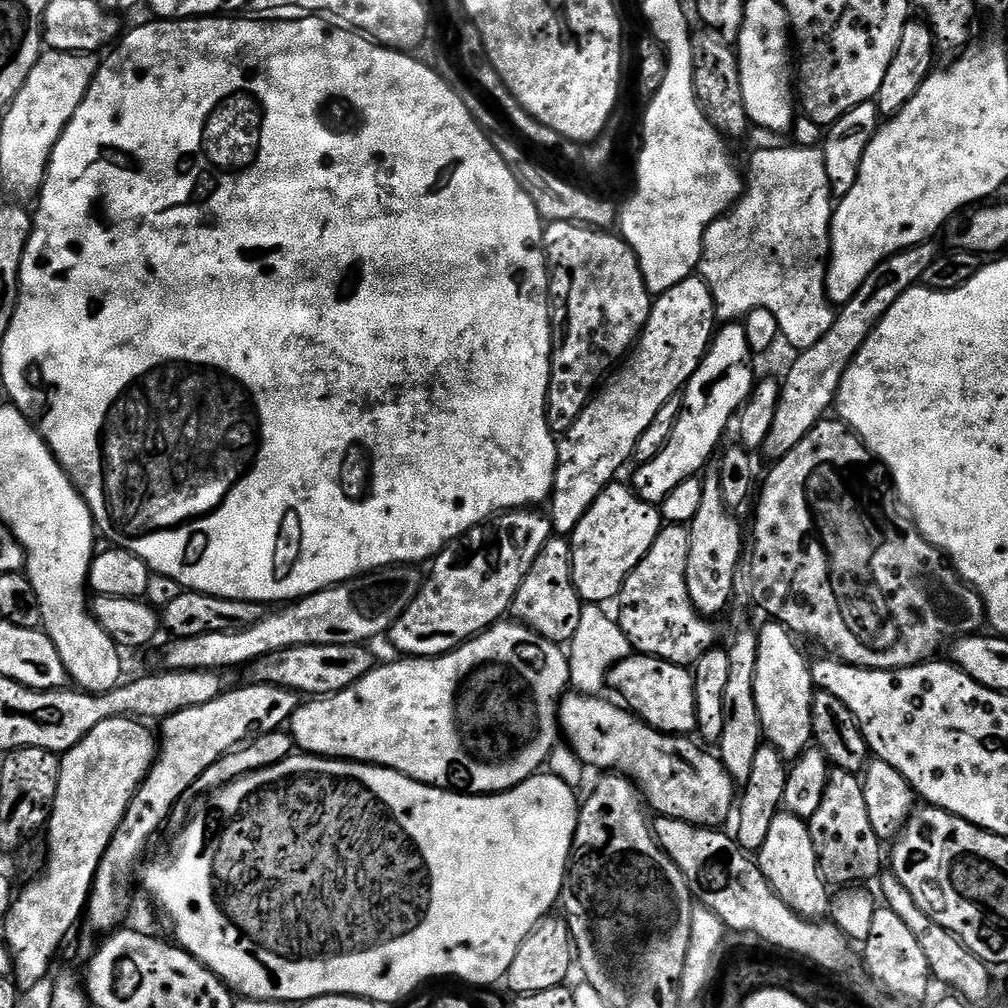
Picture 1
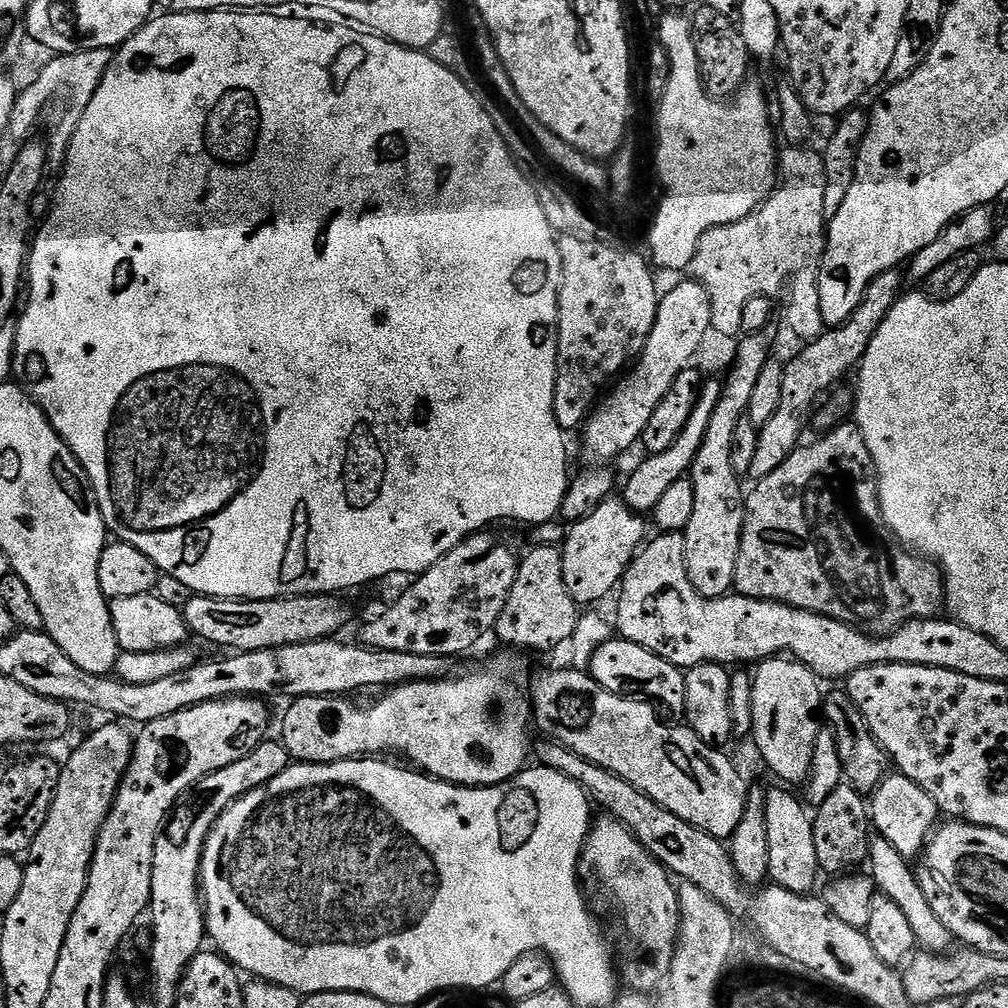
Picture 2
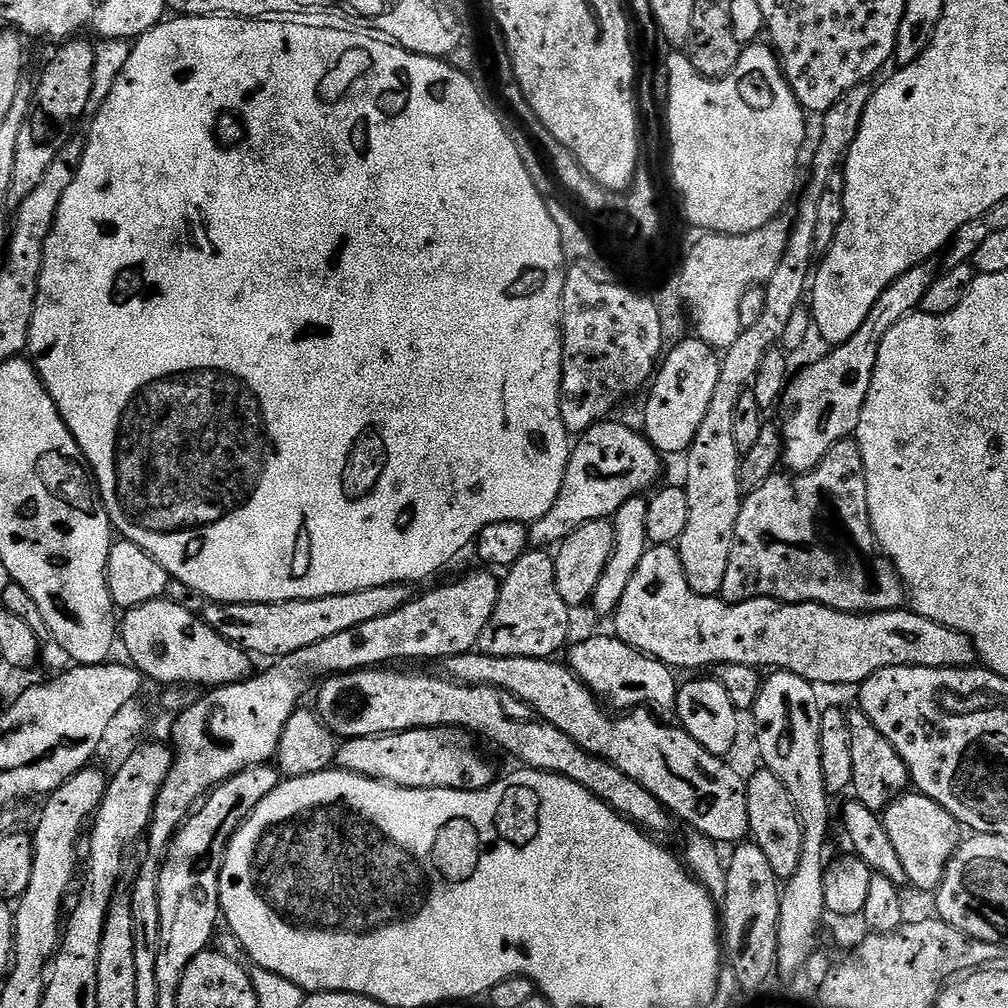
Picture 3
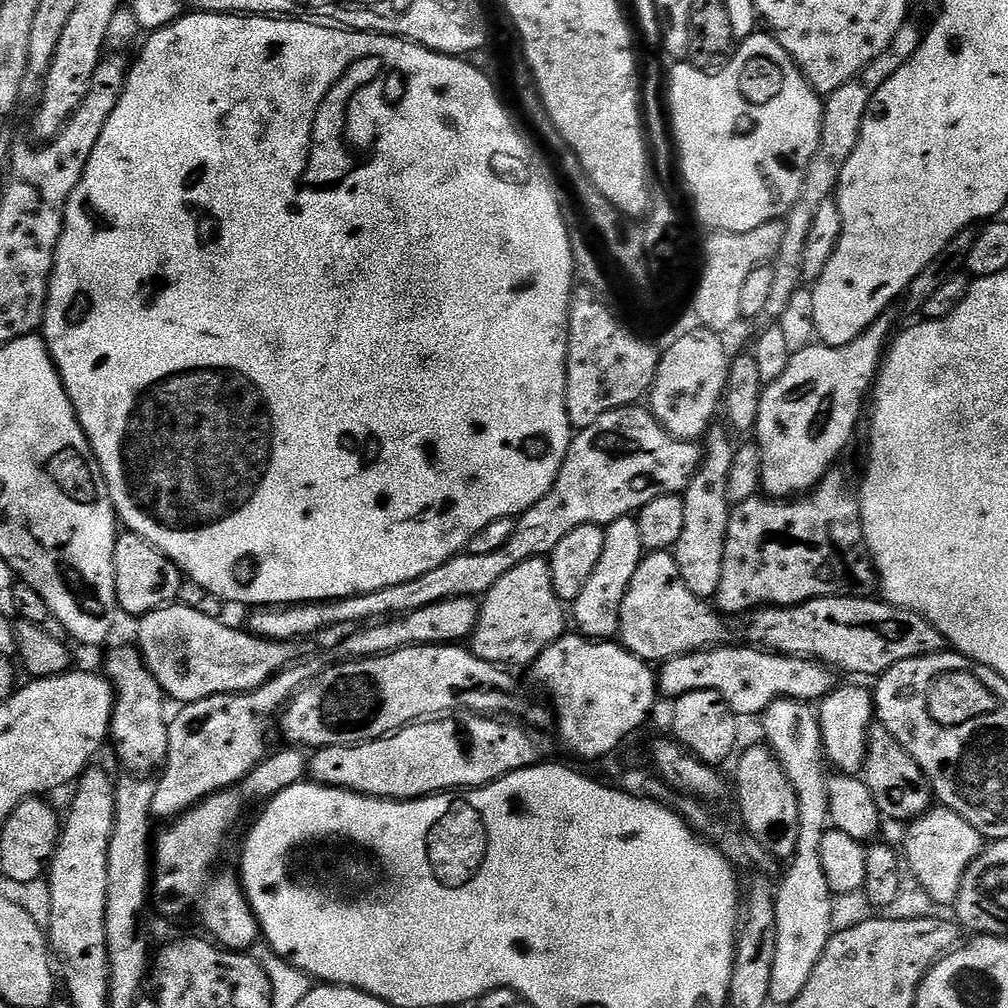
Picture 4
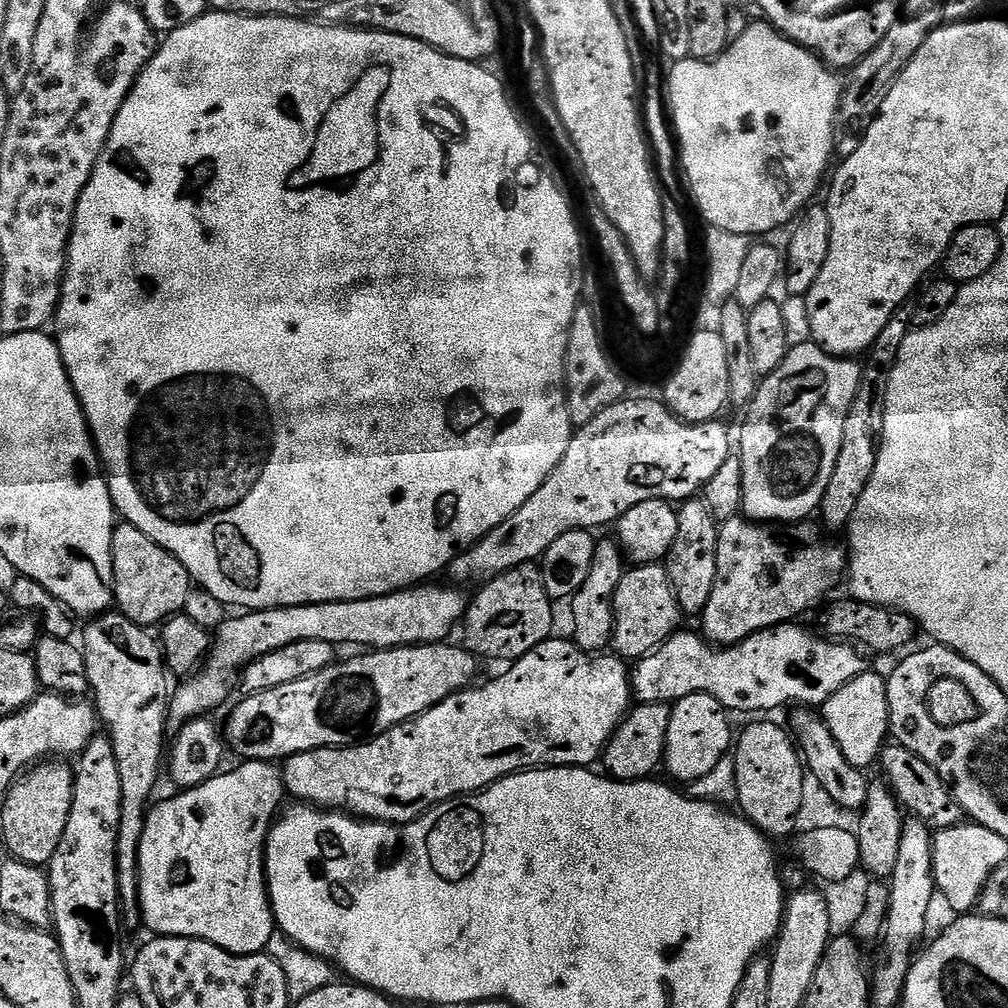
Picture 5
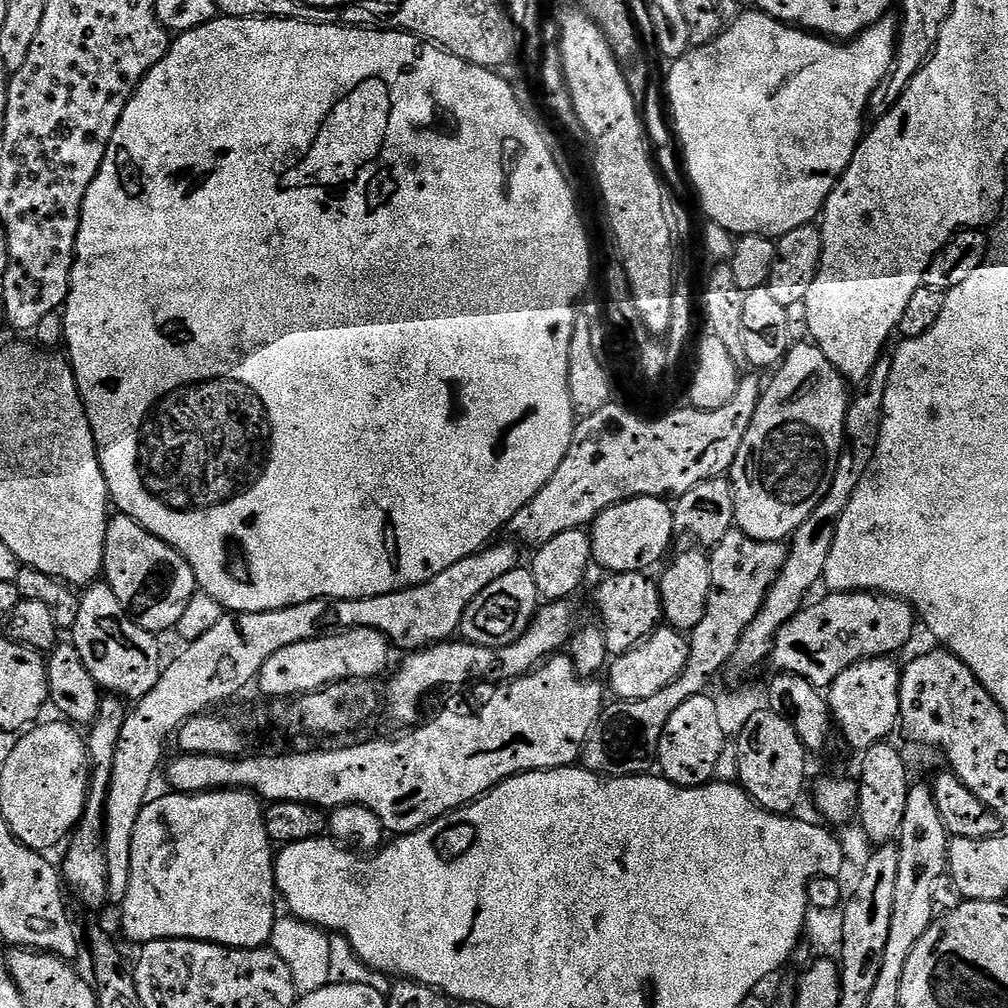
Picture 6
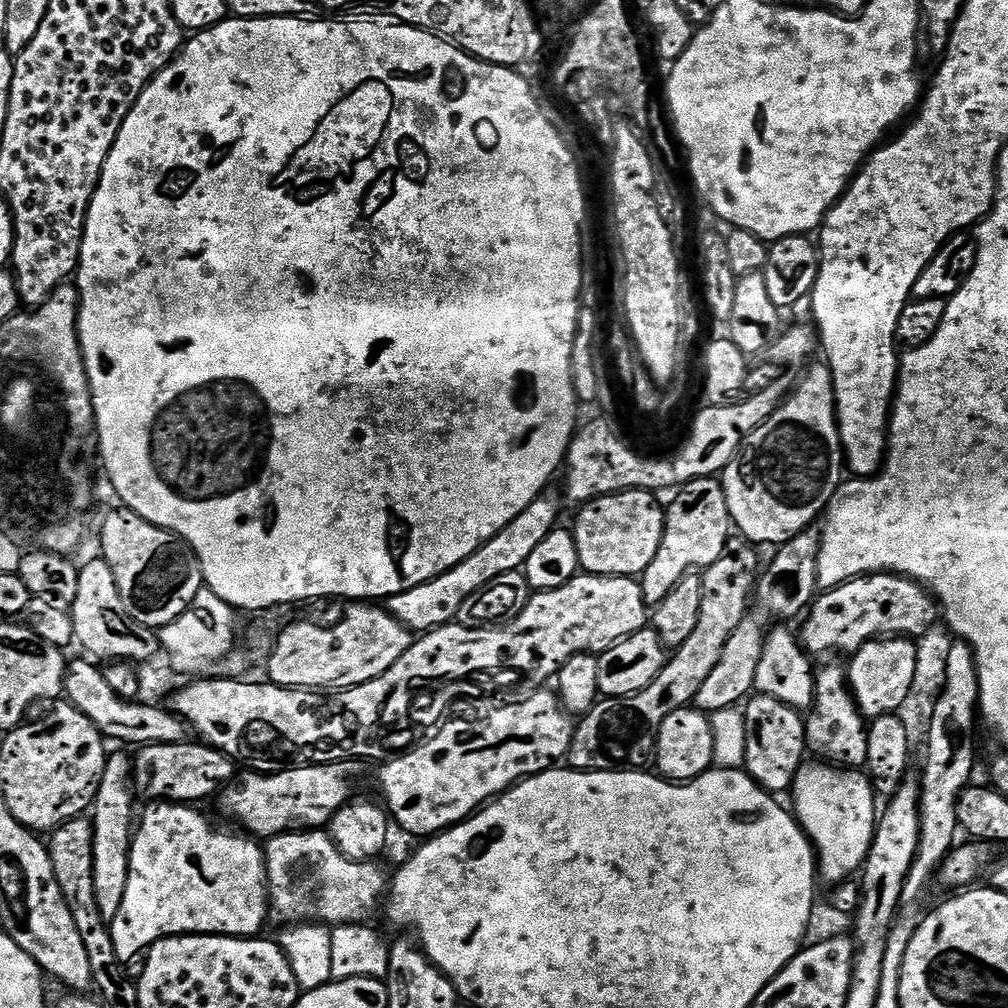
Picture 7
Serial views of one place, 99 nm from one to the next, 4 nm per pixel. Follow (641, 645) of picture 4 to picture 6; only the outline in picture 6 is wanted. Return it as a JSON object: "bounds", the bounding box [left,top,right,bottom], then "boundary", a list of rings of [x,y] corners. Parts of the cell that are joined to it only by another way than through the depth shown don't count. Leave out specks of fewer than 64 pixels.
{"bounds":[596,572,661,657],"boundary":[[[618,572],[604,578],[608,580],[602,581],[600,589],[596,592],[596,608],[600,611],[598,620],[604,629],[604,637],[608,639],[609,653],[613,657],[629,652],[633,646],[648,639],[657,628],[661,627],[660,589],[655,579],[647,580],[648,578],[643,572]]]}

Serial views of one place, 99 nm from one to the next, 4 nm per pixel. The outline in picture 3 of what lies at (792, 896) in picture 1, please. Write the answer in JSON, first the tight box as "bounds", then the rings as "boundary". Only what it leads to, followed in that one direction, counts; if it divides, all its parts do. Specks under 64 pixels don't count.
{"bounds":[747,770,802,882],"boundary":[[[759,770],[747,780],[749,806],[749,830],[753,841],[766,854],[771,869],[780,882],[786,882],[798,870],[798,858],[802,858],[802,826],[798,822],[798,814],[794,810],[794,802],[790,802],[790,794],[774,773]]]}

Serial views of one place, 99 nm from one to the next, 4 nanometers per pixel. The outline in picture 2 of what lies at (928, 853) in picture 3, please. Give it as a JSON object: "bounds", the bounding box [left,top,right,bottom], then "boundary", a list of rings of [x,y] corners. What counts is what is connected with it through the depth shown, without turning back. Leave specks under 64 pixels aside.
{"bounds":[870,774,938,862],"boundary":[[[899,774],[885,775],[884,781],[870,796],[871,827],[909,862],[915,861],[923,853],[924,845],[937,827],[936,816],[938,817],[938,809],[934,798],[930,798],[922,786]]]}

